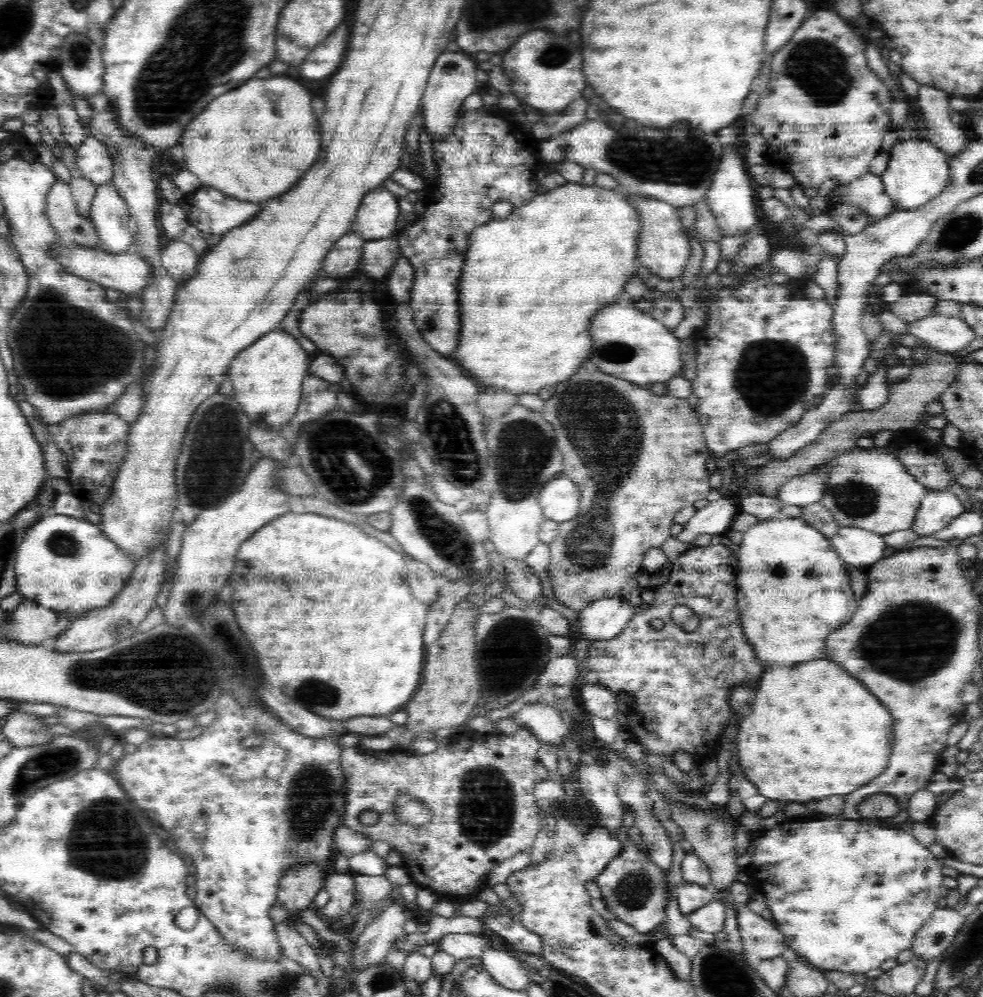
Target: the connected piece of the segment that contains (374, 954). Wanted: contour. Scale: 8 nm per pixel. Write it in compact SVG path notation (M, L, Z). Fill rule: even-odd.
M393 900L365 926L358 940L354 942L355 952L351 956L355 974L386 960L391 947L405 935L404 924L408 922L405 909L407 908L398 900Z

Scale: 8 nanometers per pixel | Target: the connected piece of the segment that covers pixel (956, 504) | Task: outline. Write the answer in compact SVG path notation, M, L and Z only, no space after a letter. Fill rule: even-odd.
M928 489L911 530L920 537L932 536L946 528L964 511L966 509L962 502L954 494Z

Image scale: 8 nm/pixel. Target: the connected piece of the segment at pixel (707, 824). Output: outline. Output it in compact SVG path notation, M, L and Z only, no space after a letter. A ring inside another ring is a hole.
M680 801L669 802L671 818L680 826L685 839L691 844L692 852L696 853L708 869L710 869L709 888L713 894L717 892L730 892L732 882L735 880L738 868L736 866L736 841L734 841L734 825L722 821L722 818L712 815L710 810L700 809L699 806L688 805Z

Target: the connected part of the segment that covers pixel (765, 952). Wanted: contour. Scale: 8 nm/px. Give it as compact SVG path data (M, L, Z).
M740 905L737 910L737 922L742 947L755 962L772 960L787 952L785 937L774 922L764 919L745 905Z

